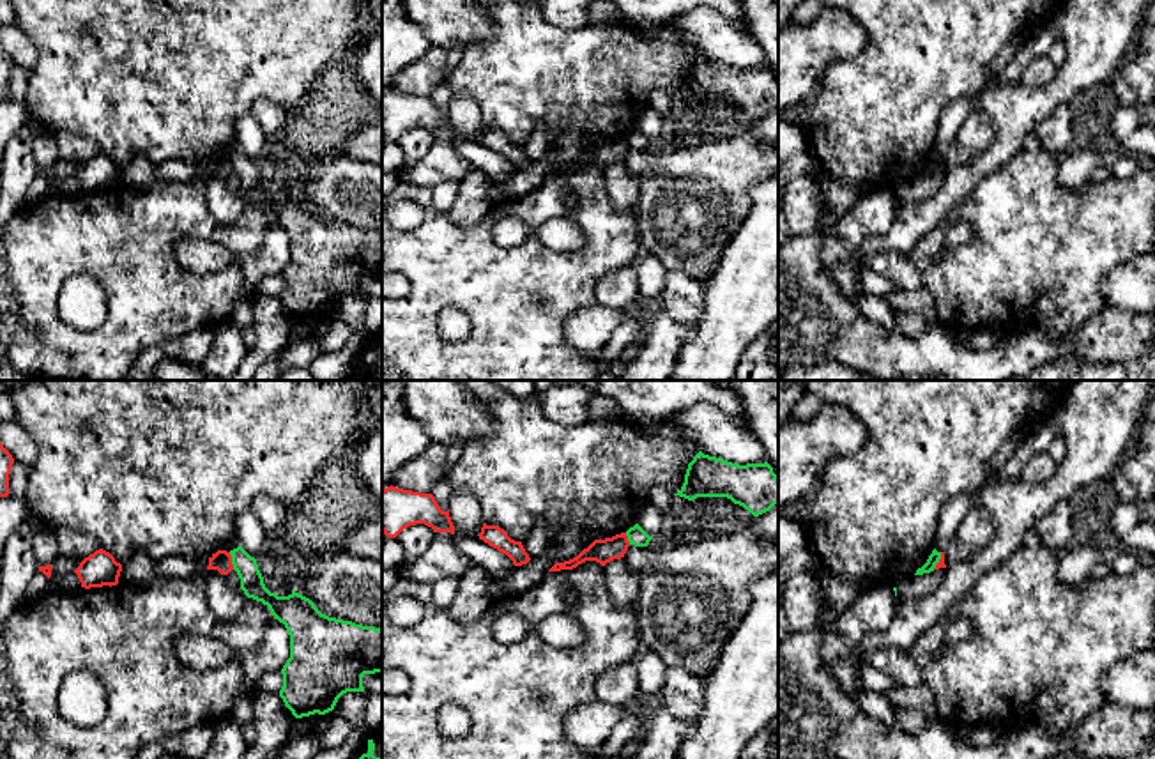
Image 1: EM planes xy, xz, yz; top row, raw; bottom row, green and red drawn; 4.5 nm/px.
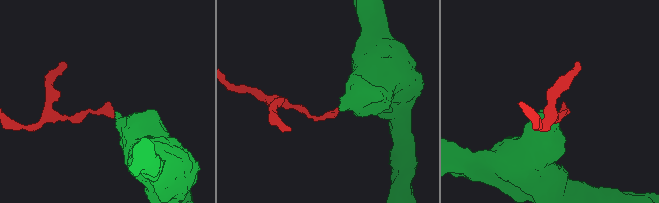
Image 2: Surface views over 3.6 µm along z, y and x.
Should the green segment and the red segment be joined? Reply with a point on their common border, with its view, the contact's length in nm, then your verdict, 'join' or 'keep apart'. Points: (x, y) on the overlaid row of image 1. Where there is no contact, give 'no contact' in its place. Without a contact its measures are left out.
meets green in xy at (232, 561); contact 80 nm long; keep apart

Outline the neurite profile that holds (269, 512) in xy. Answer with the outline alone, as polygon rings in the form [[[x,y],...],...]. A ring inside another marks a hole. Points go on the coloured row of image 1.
[[[264,494],[253,499],[251,510],[262,522],[265,534],[272,534],[287,513],[287,508],[281,502]]]

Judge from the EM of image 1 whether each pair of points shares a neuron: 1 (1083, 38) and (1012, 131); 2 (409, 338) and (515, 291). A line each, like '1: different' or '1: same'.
1: same
2: same

